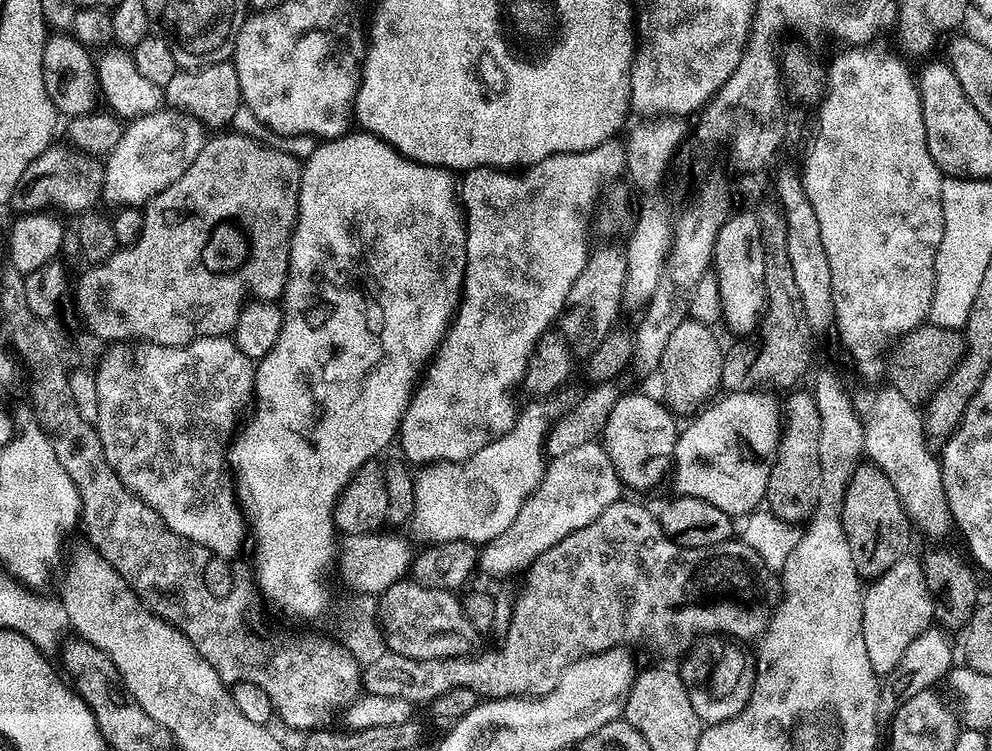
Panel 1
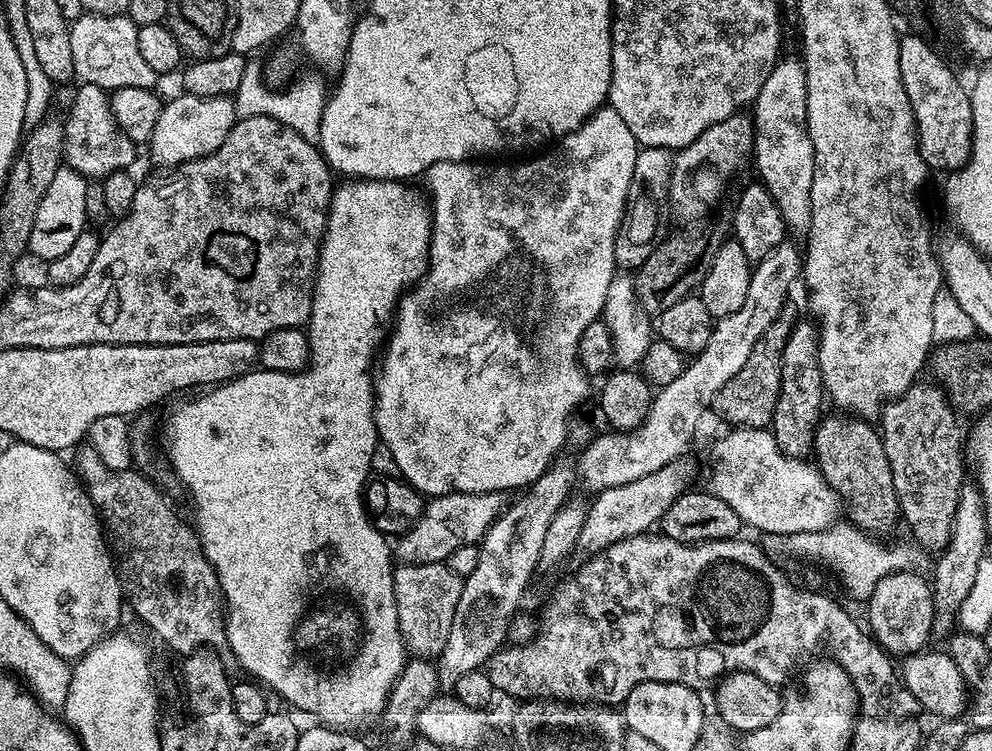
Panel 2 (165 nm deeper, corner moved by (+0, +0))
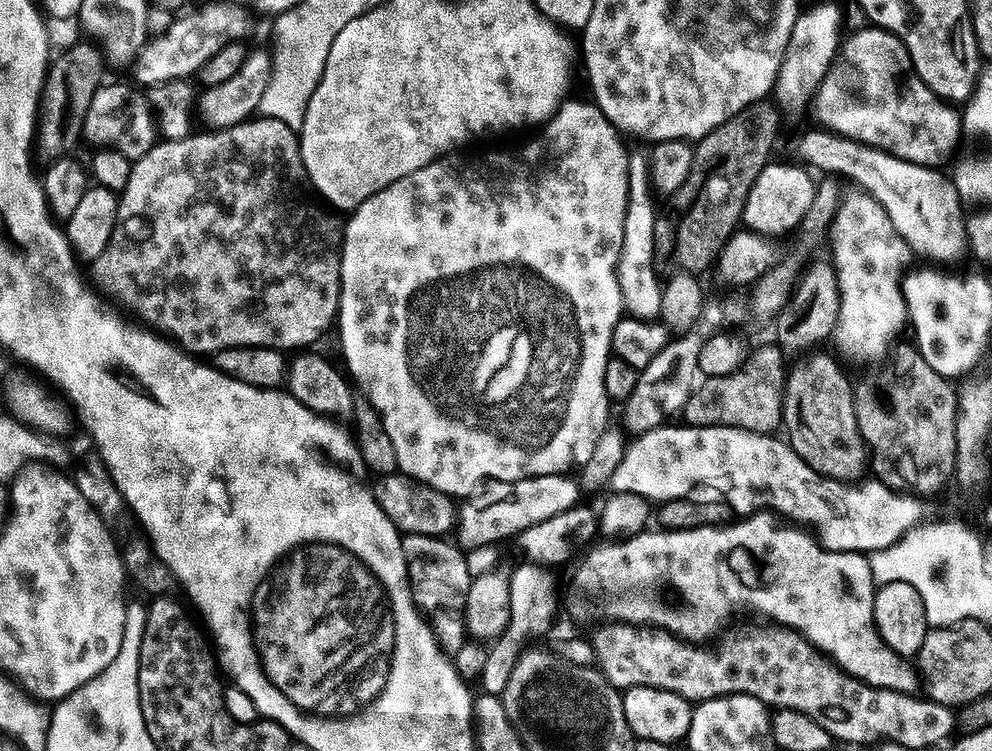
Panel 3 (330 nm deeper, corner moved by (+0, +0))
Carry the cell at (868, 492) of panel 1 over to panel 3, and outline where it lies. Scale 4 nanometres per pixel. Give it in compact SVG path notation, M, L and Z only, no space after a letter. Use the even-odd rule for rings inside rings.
M816 350L811 354L805 355L803 358L805 360L800 360L796 365L791 365L790 371L786 376L786 383L784 385L784 419L782 421L783 431L788 431L788 436L786 435L787 443L791 444L793 450L798 454L798 458L802 458L802 462L806 462L806 466L810 466L818 474L822 474L826 478L831 480L846 480L849 482L856 482L865 475L866 469L869 467L870 461L868 459L868 448L864 445L864 439L862 434L858 430L858 418L854 414L854 398L852 397L852 389L854 387L853 381L850 379L848 381L848 376L846 373L840 369L840 364L832 356L827 356L826 353L820 352L824 350Z

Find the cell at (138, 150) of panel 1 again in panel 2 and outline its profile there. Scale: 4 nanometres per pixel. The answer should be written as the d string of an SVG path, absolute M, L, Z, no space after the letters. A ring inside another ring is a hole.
M179 94L172 101L165 103L158 114L158 123L154 126L154 134L150 141L152 160L156 164L164 164L165 169L174 168L177 164L185 164L208 156L230 134L237 122L236 101L232 96L189 96Z

